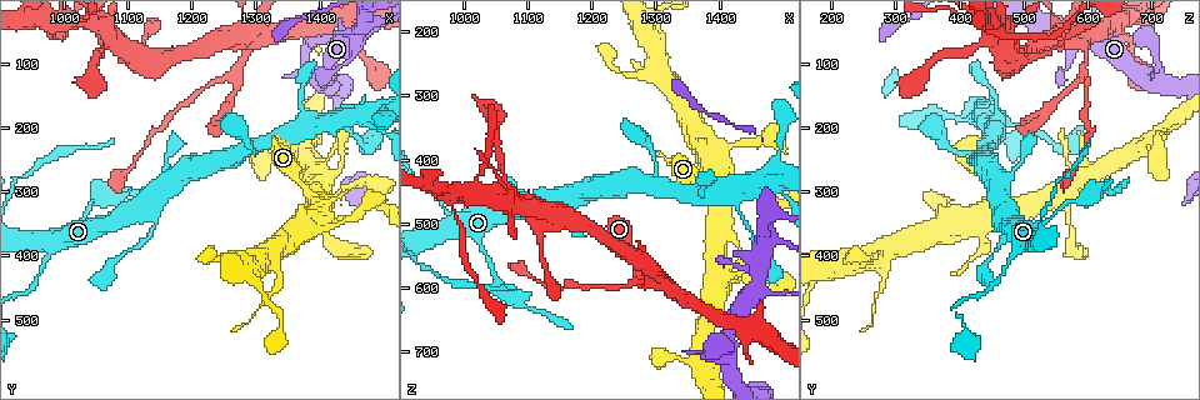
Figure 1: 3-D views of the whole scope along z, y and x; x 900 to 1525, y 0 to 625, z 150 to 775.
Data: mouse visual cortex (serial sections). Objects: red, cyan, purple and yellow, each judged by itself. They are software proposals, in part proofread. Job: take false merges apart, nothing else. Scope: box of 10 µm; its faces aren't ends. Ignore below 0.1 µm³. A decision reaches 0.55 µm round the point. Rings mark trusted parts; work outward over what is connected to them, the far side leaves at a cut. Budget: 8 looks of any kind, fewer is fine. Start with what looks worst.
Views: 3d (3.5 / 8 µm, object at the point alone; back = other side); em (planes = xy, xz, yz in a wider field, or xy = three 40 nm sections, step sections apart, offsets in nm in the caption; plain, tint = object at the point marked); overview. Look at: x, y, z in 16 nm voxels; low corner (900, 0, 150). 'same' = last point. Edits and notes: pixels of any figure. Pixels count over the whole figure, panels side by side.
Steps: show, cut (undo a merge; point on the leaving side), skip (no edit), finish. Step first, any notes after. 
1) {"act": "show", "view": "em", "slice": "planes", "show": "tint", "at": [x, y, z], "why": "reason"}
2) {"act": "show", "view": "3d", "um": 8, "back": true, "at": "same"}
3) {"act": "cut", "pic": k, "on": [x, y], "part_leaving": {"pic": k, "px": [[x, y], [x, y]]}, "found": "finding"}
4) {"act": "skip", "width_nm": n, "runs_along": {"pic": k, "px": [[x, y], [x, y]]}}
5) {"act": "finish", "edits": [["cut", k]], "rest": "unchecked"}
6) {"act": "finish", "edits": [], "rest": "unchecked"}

{"act": "show", "view": "3d", "um": 3.5, "at": [1270, 120, 580], "why": "abrupt turn"}

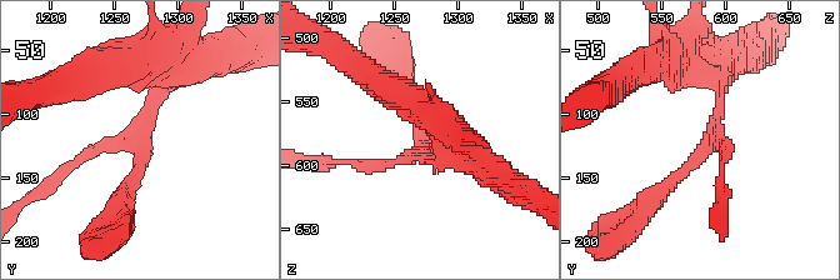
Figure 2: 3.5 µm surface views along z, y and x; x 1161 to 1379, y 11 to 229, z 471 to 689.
{"act": "show", "view": "em", "slice": "xy", "step": 1, "show": "tint", "at": [1274, 124, 582], "arms": 3, "arm_widths_nm": [150, 150, 150], "why": "shape alone is not enough"}

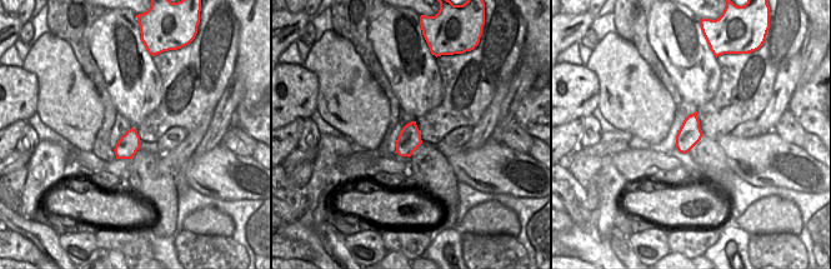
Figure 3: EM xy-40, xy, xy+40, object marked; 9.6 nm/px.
{"act": "skip", "runs_along": {"pic": 2, "px": [[650, 203], [708, 141], [720, 110], [708, 76]]}, "found": "one cell here"}

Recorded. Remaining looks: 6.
{"act": "show", "view": "3d", "um": 3.5, "at": [1485, 185, 430], "why": "sharp bend"}

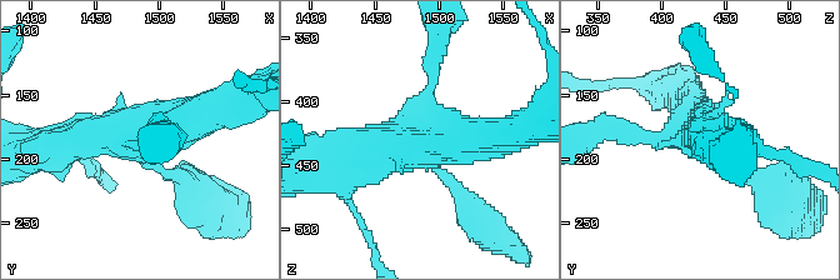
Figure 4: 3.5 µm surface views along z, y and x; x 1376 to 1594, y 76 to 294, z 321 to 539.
{"act": "show", "view": "em", "slice": "planes", "show": "tint", "at": "same", "why": "need the tissue"}

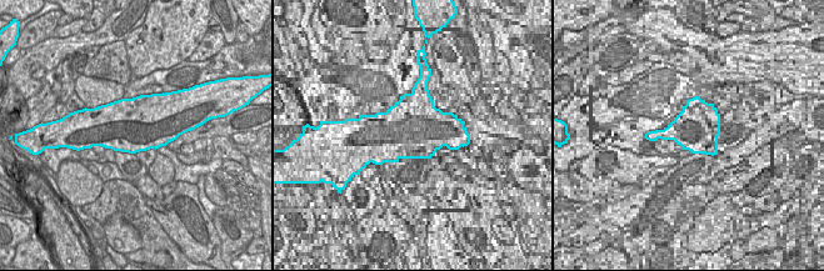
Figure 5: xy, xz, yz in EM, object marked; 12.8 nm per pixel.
{"act": "show", "view": "em", "slice": "xy", "step": 3, "show": "tint", "at": "same"}

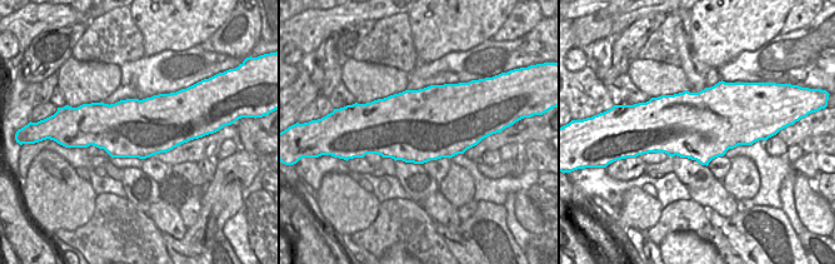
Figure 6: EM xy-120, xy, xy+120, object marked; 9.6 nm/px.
{"act": "skip", "runs_along": {"pic": 4, "px": [[345, 160], [429, 131], [433, 58]]}, "found": "all the same cell"}

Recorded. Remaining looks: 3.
{"act": "show", "view": "3d", "um": 3.5, "at": [1375, 75, 710]}

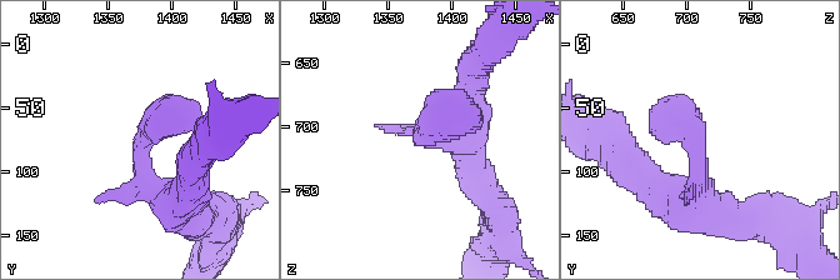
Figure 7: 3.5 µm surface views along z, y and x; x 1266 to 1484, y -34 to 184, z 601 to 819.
{"act": "show", "view": "em", "slice": "xy", "step": 5, "show": "tint", "at": [1374, 76, 710]}

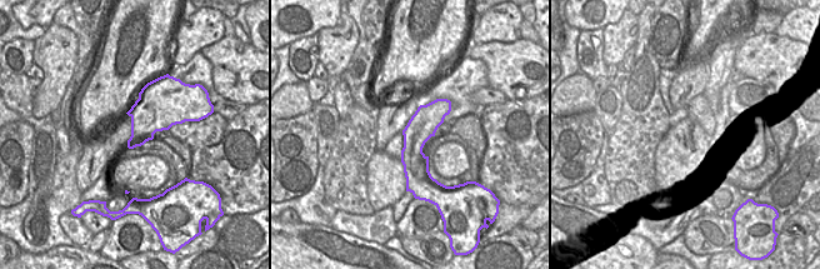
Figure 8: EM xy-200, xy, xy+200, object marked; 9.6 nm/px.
{"act": "skip", "width_nm": 280, "runs_along": {"pic": 8, "px": [[444, 101], [416, 133], [418, 189]]}, "found": "one cell here"}

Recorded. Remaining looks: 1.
{"act": "finish", "edits": [], "rest": "unchecked"}

